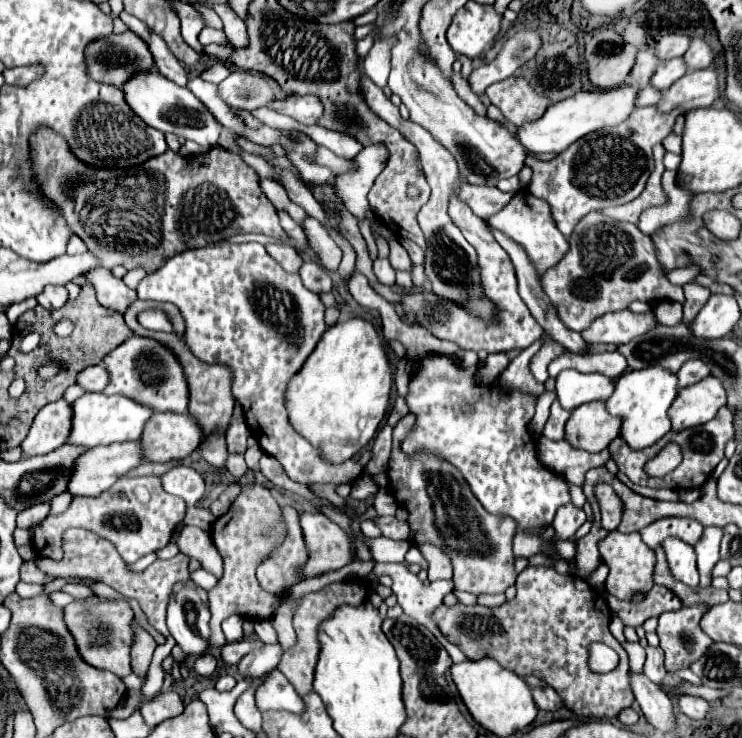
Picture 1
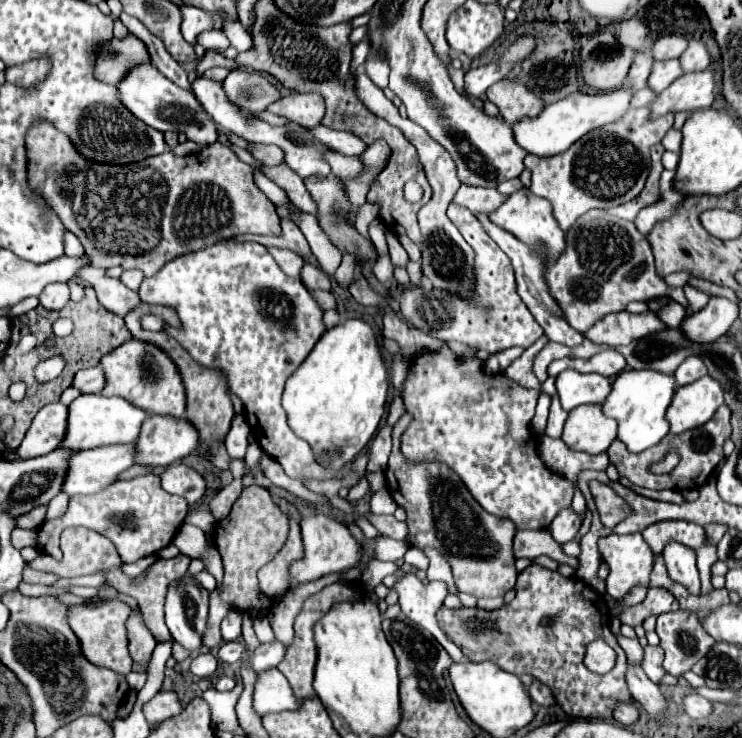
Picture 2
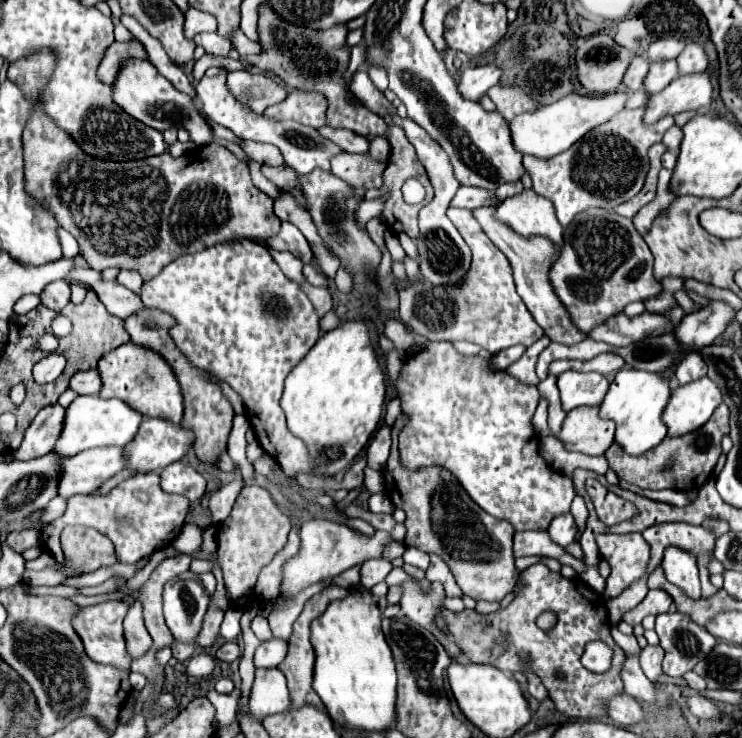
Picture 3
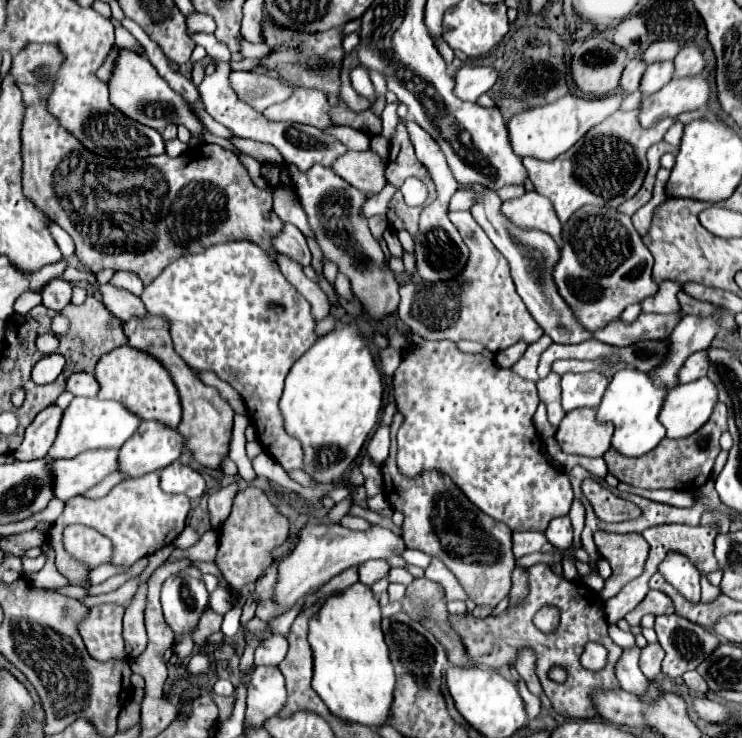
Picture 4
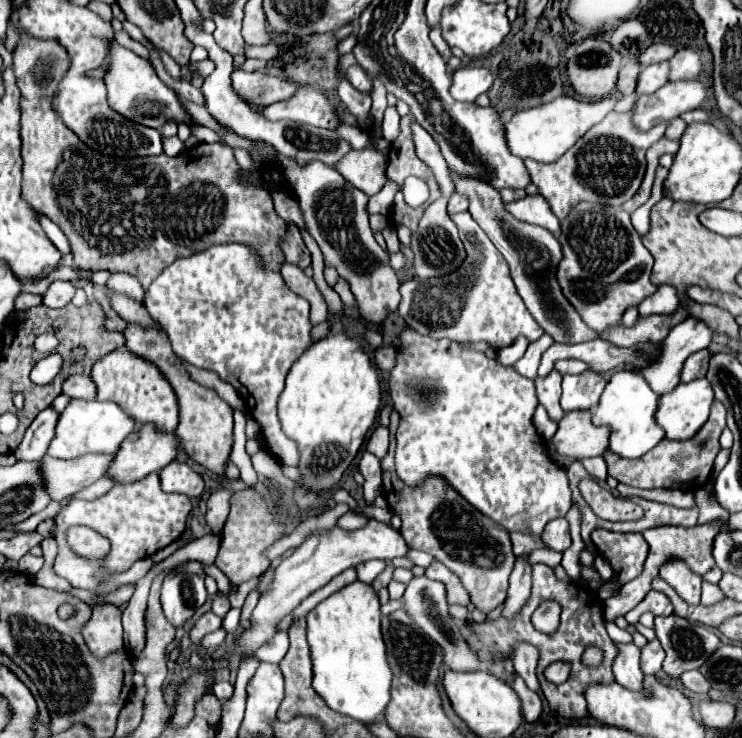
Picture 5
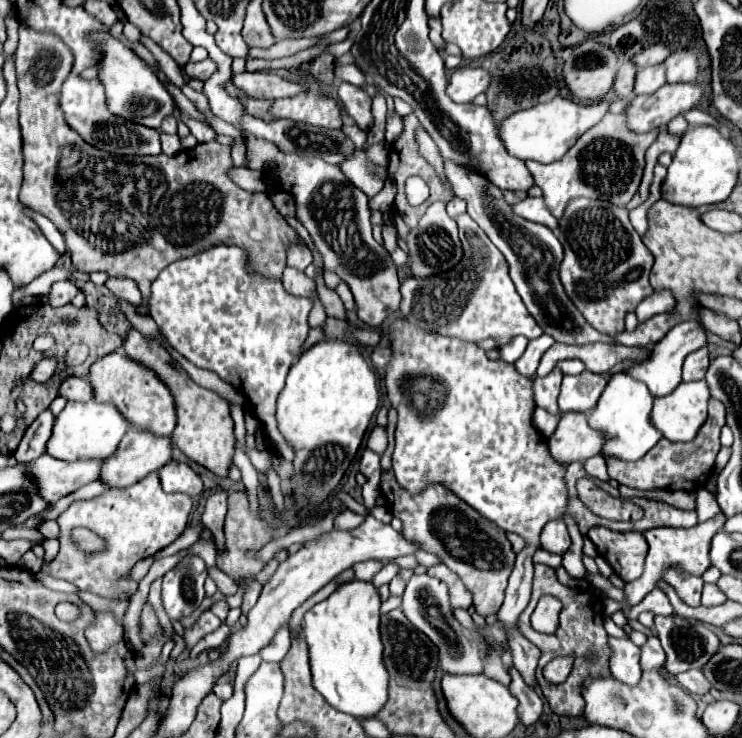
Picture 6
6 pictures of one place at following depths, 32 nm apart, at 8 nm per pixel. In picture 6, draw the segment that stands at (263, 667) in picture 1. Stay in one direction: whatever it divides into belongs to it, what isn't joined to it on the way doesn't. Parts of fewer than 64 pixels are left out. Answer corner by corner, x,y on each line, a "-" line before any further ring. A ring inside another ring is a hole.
280,628
280,632
276,632
272,642
260,650
260,658
266,662
280,662
288,650
290,650
290,630

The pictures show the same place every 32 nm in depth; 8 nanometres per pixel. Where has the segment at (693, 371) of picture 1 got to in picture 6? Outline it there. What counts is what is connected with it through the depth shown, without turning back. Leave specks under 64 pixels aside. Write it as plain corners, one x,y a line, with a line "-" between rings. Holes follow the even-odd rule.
700,348
692,354
688,354
684,368
682,368
682,382
692,382
704,378
708,370
708,348

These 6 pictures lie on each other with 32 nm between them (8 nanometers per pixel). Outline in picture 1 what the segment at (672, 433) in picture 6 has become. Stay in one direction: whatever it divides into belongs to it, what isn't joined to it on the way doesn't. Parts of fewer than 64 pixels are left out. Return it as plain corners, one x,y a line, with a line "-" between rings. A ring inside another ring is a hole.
708,376
692,388
682,388
680,396
676,398
676,404
672,404
668,410
674,430
706,424
718,414
722,406
726,406
726,390
716,376

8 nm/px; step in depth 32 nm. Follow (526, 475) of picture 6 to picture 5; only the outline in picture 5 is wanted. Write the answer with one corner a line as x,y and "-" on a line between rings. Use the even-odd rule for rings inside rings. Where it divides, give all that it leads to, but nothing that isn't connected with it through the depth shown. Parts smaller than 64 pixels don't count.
406,328
400,340
398,362
390,372
390,396
402,416
396,432
398,476
412,486
428,474
444,476
472,506
510,532
542,534
550,520
566,516
572,506
572,490
566,470
548,456
544,438
532,424
538,406
534,382
520,376
514,368
486,358
484,352
464,350
458,342
446,338
432,340
-
526,556
516,558
516,566
510,574
510,588
508,588
508,596
506,596
506,606
502,610
502,616
514,616
522,604
528,600
530,596
530,564
524,562
-
516,644
516,656
514,656
514,670
518,676
524,678
526,686
532,692
540,692
540,684
536,678
536,664
538,664
538,652
530,644

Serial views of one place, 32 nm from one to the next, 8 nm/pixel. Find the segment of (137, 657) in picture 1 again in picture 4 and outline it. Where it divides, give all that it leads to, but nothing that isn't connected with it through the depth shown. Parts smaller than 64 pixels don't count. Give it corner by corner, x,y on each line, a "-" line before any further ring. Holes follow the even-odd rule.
140,584
132,602
124,614
124,642
128,656
140,656
148,646
148,634
144,628
144,584

